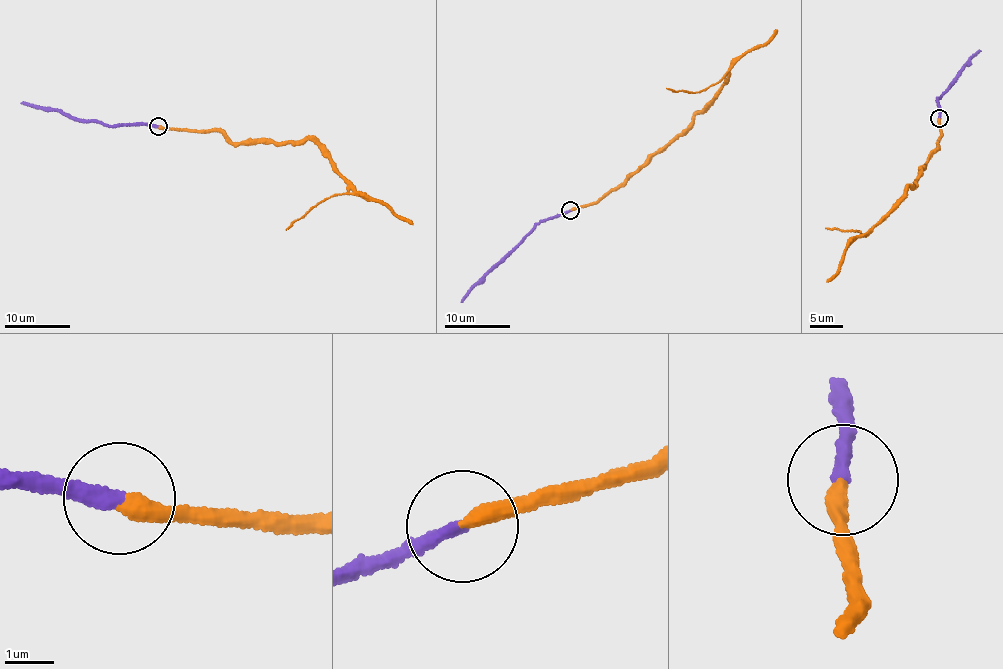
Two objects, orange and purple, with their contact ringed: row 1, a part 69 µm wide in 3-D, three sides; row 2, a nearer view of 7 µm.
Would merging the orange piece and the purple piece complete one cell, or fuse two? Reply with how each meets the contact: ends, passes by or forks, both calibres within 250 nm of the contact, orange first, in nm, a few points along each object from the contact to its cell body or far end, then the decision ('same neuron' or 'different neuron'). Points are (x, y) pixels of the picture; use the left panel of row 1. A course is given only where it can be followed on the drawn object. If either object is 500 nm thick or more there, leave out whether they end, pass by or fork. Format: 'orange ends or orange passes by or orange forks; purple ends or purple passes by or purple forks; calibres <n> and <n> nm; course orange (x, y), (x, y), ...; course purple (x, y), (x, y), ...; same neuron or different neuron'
orange ends; purple ends; calibres 360 and 280 nm; course orange (158, 126), (210, 129), (235, 143), (308, 140), (319, 146), (348, 189), (312, 206), (285, 230); course purple (158, 126), (119, 126), (70, 118), (59, 112), (21, 103); different neuron

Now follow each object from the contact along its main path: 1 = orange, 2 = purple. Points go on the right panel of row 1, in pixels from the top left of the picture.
1: (940, 118), (940, 146), (932, 151), (914, 188), (907, 186), (860, 236), (858, 230), (826, 228)
2: (940, 118), (936, 99), (981, 51)

